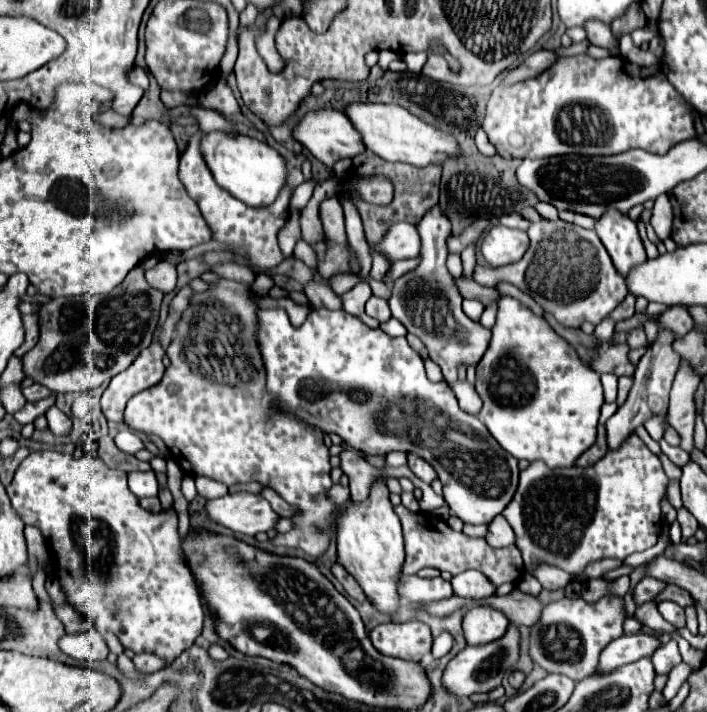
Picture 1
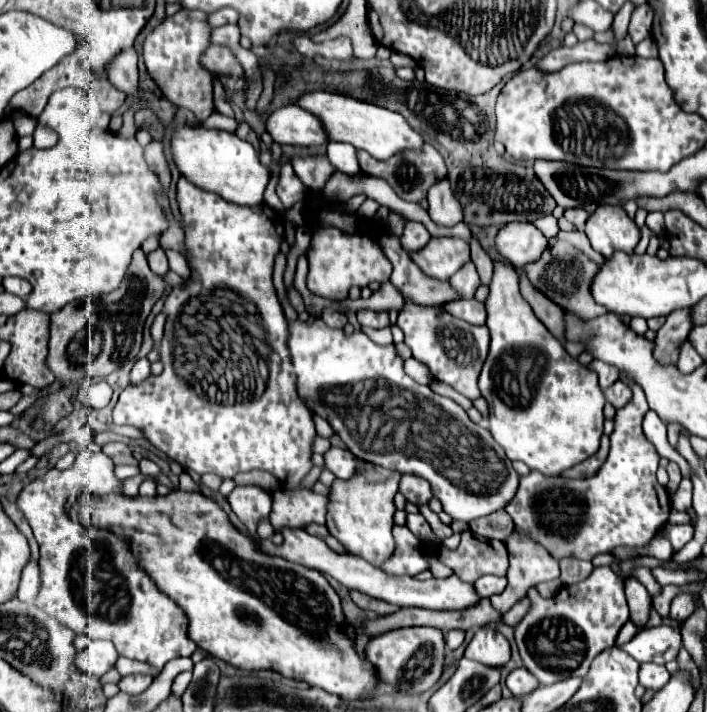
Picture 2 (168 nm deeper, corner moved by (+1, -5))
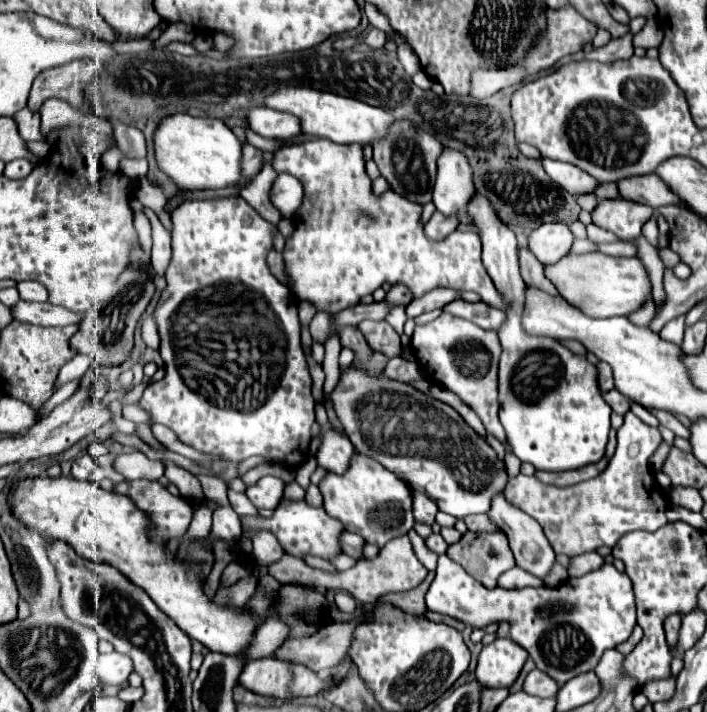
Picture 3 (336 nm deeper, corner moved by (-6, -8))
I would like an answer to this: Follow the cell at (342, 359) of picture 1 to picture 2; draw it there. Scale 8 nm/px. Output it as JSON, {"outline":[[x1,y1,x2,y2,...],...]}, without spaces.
{"outline":[[324,321,306,325,290,323,290,355,294,375,298,377,298,395,312,413,326,413,332,429,342,437,352,455,362,461,394,469,400,475,418,475,432,487,432,495,442,503,442,509,456,521,474,521,490,515,510,501,518,489,518,473,504,449,492,439,490,431,472,423,466,411,448,397,432,393,426,385,418,385,404,373,404,361,394,345,376,345,362,331,346,335,342,329,330,329]]}

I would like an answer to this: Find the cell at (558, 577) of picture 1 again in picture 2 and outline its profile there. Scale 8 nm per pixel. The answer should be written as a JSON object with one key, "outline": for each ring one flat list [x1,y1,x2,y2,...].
{"outline":[[514,529,514,533,510,537,506,537,504,541,506,549,508,549,508,555,510,555,510,567,508,567,508,587,500,593,500,595,494,595,490,597,490,603,492,607,498,611,498,613,506,613,516,601,520,601,526,591,542,581,550,581,550,579,556,579,560,575,560,567,558,567,558,561,540,545,536,543,534,539,530,537,522,537,522,531]]}

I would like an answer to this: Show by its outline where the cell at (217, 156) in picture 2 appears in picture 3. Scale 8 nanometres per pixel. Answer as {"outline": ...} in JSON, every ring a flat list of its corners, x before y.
{"outline":[[173,114,161,120,155,132,155,158,159,168,169,174,181,190,205,188,241,188,249,178,241,170,241,140,217,118,193,118,189,114]]}

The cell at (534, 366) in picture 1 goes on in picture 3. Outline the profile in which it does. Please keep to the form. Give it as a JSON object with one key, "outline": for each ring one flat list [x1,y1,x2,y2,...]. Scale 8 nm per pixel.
{"outline":[[475,194,467,210,481,232,485,270,507,304,507,318,497,330,503,348,499,360,499,420,513,454,521,462,529,462,545,472,573,470,601,460,611,428,611,408,599,392,597,368,589,360,571,354,557,340,525,332,523,312,527,286,519,272,515,234,495,216,485,196]]}

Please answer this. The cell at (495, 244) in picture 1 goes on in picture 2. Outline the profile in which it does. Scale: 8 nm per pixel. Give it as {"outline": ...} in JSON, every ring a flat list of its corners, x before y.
{"outline":[[508,223,496,237,496,249,504,261,520,269,540,259,548,249,548,239,532,223]]}

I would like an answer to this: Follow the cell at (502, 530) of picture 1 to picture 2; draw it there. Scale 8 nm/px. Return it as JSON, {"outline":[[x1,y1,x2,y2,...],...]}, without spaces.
{"outline":[[498,509,486,517,474,519,468,525,474,535,484,539,498,539,498,541,504,541,514,531,514,521,510,521,510,515,504,509]]}

